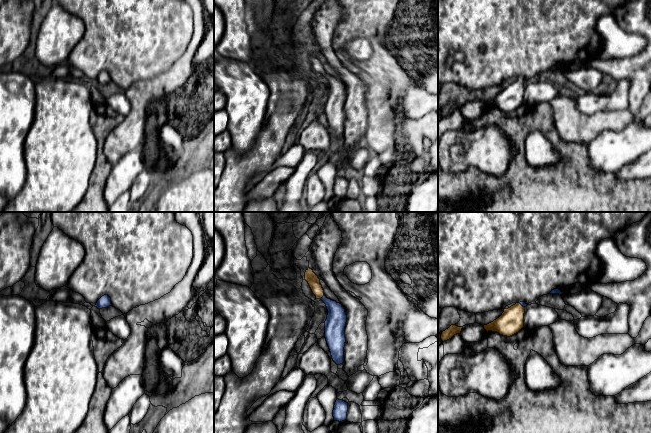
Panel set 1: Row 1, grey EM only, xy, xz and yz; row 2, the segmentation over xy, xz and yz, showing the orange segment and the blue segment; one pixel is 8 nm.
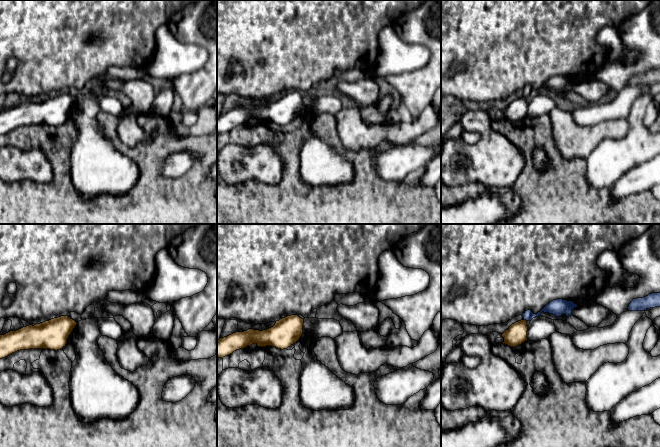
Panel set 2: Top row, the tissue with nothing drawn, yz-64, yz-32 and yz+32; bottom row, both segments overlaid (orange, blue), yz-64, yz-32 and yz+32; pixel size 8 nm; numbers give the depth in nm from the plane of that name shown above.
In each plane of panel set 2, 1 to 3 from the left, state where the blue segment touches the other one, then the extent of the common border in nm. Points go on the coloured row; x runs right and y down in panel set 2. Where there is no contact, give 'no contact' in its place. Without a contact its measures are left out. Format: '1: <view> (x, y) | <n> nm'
1: no contact
2: no contact
3: yz+32 (525, 320) | 30 nm

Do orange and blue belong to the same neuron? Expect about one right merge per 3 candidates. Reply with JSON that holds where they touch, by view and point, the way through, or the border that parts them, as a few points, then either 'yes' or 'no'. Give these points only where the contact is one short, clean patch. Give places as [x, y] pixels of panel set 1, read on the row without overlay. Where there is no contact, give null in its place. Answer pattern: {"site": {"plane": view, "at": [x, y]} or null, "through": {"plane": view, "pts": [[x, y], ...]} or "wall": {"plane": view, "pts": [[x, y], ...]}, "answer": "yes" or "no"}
{"site": {"plane": "xz", "at": [322, 72]}, "through": {"plane": "xz", "pts": [[314, 58], [322, 72], [335, 86], [335, 99]]}, "answer": "yes"}

